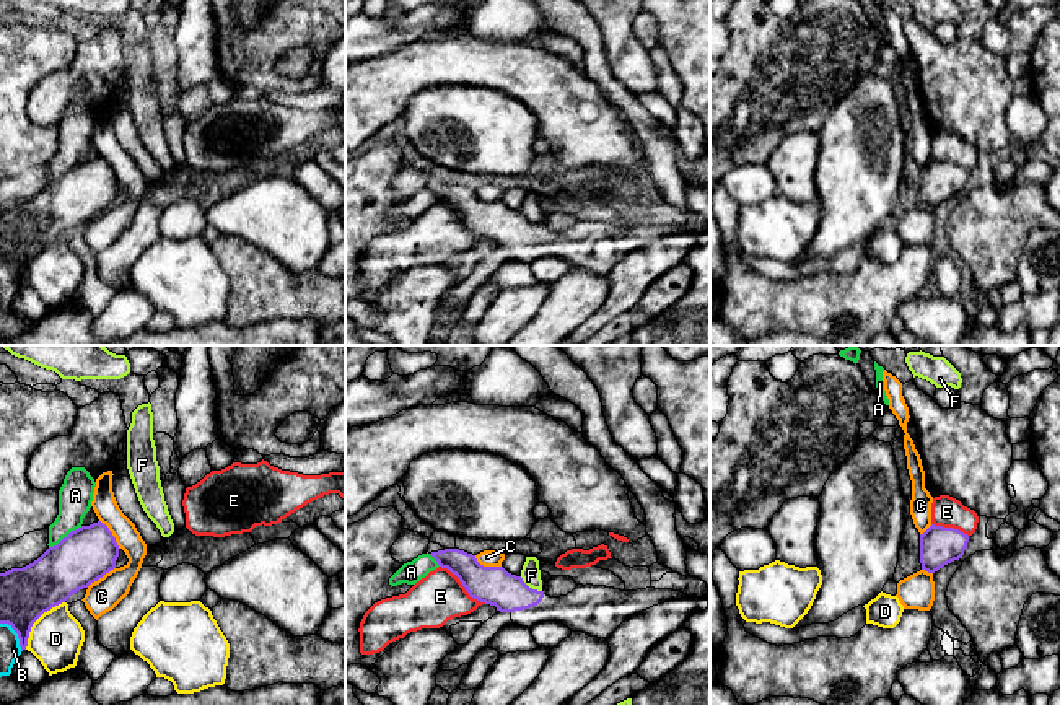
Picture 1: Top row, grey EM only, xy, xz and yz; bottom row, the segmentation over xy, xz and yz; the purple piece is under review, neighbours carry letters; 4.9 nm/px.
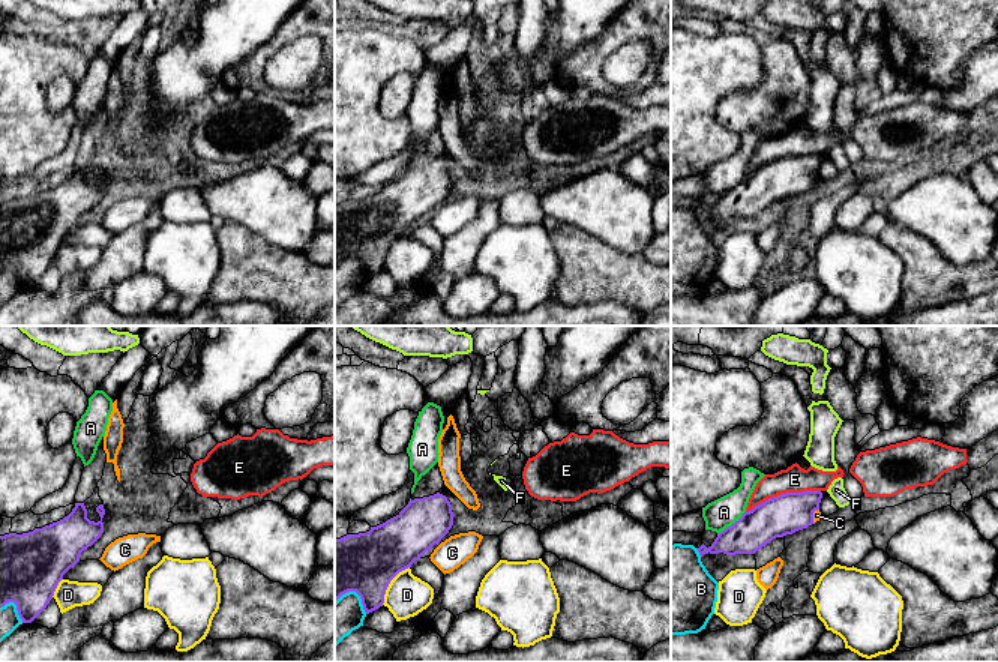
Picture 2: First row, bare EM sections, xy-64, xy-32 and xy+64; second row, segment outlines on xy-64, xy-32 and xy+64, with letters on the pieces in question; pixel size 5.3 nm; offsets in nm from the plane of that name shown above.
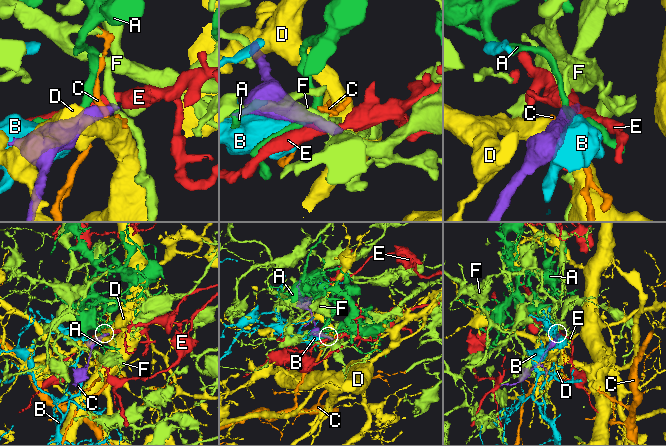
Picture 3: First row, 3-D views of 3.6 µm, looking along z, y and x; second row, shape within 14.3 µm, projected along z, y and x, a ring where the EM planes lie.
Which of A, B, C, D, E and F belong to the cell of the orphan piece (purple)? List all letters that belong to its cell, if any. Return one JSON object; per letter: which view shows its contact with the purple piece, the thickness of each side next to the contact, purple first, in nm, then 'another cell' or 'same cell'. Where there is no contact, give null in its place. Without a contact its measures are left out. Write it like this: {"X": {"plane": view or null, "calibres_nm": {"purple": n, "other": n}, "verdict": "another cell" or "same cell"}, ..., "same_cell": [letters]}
{"A": {"plane": "xy", "calibres_nm": {"purple": 280, "other": 170}, "verdict": "another cell"}, "B": {"plane": "xy", "calibres_nm": {"purple": 260, "other": 100}, "verdict": "another cell"}, "C": {"plane": "xy", "calibres_nm": {"purple": 280, "other": 140}, "verdict": "another cell"}, "D": {"plane": "xy", "calibres_nm": {"purple": 260, "other": 260}, "verdict": "another cell"}, "E": {"plane": "xz", "calibres_nm": {"purple": 190, "other": 240}, "verdict": "another cell"}, "F": {"plane": "xz", "calibres_nm": {"purple": 190, "other": 100}, "verdict": "another cell"}, "same_cell": []}

